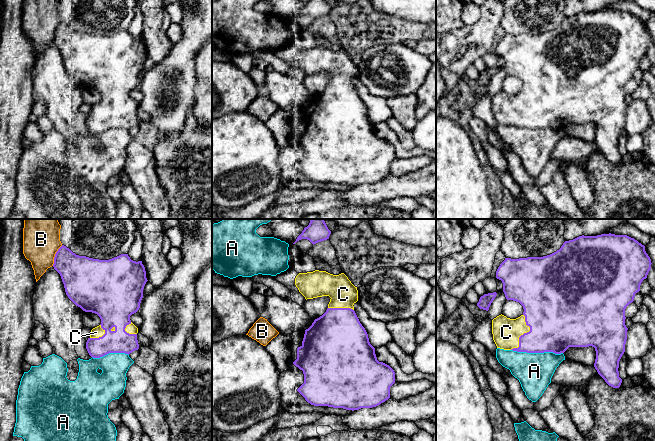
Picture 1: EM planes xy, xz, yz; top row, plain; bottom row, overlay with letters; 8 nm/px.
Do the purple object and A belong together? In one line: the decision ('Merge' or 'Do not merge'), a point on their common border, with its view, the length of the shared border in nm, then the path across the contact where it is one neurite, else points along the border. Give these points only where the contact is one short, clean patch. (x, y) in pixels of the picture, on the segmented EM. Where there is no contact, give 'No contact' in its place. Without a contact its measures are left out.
Do not merge. Touches purple at yz (537, 352). Shared border 420 nm

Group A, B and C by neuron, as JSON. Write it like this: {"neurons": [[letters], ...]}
{"neurons": [["A"], ["B"], ["C"]]}

